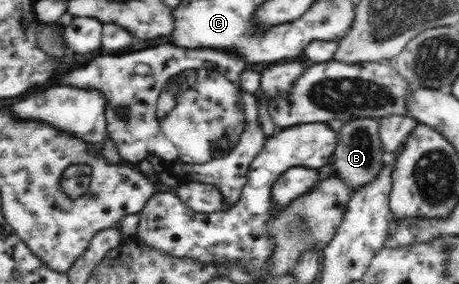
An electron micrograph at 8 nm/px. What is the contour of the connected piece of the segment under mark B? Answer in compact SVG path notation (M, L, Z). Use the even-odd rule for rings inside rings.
M361 118L345 122L341 130L336 133L336 138L337 145L332 155L330 169L335 171L339 178L343 178L350 189L358 190L363 185L371 183L385 161L392 157L380 148L378 119Z

